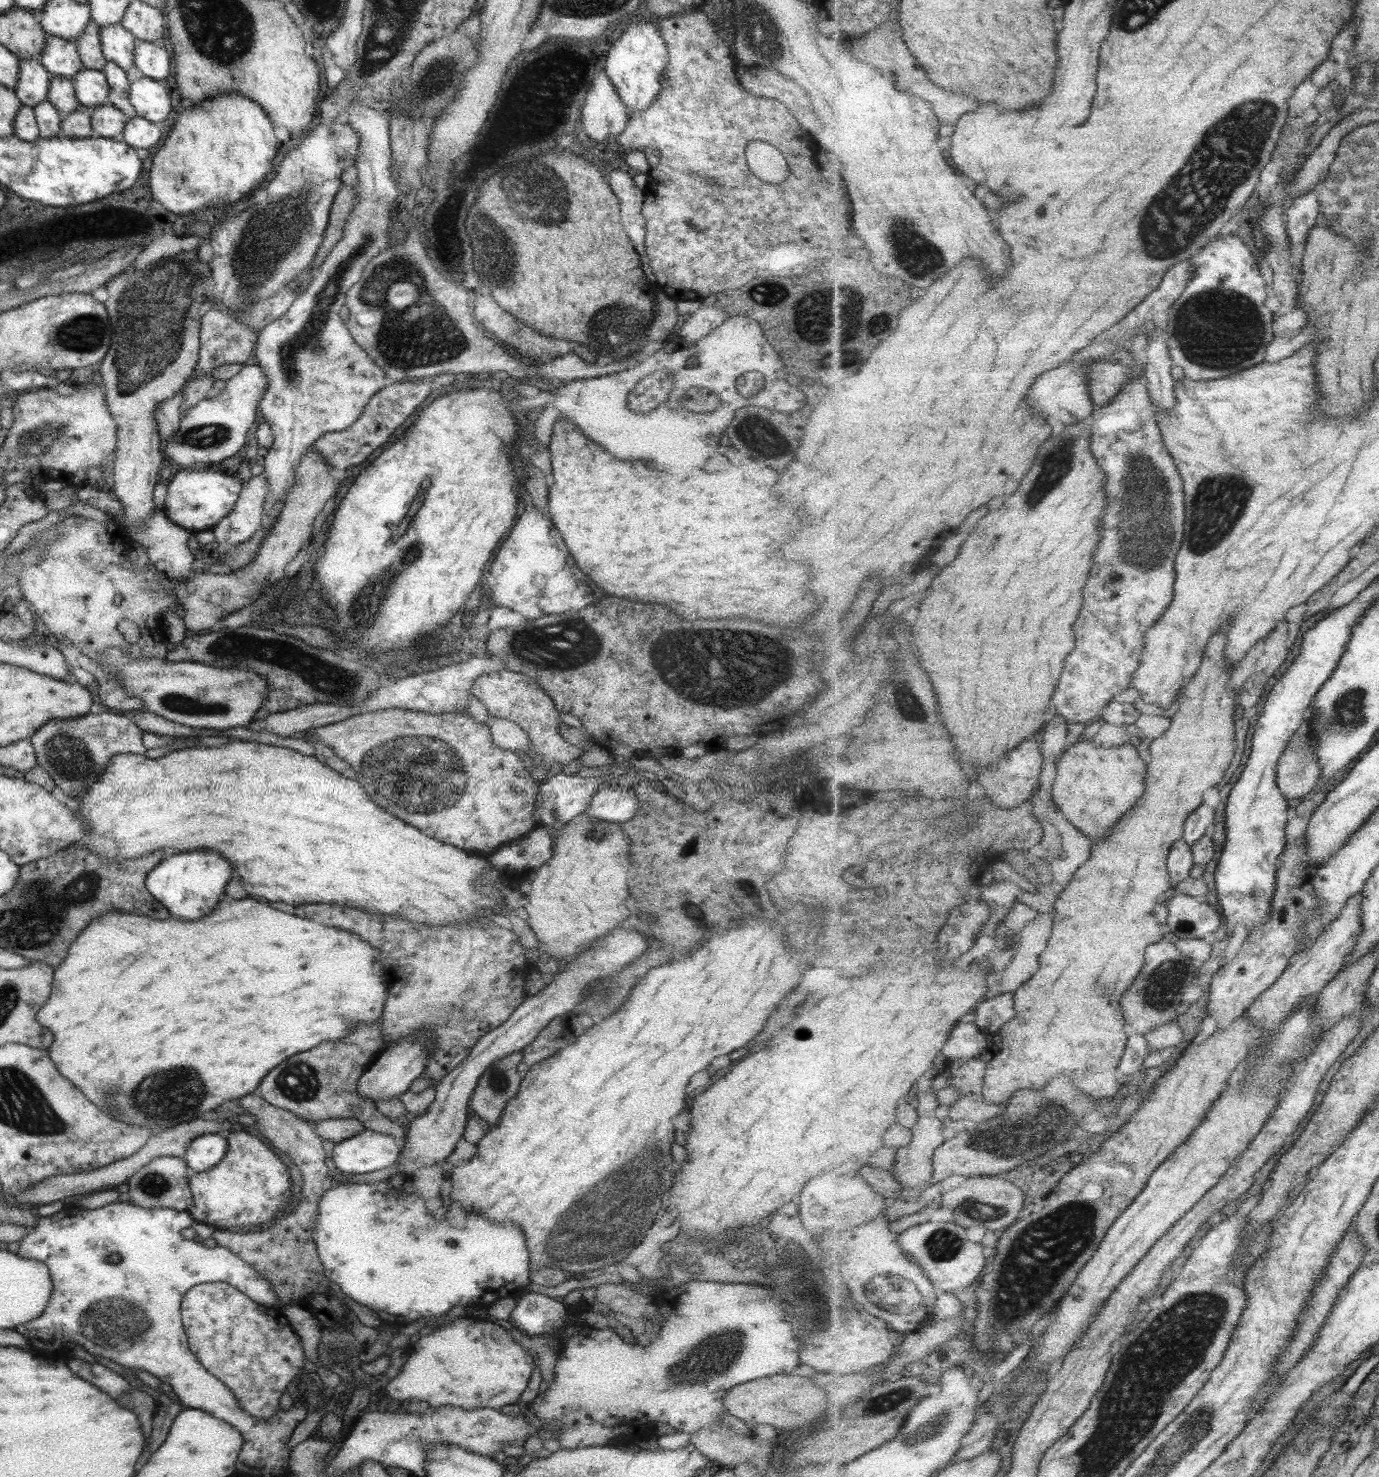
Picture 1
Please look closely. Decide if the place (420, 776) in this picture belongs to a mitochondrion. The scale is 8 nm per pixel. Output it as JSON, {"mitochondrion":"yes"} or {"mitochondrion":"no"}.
{"mitochondrion":"yes"}

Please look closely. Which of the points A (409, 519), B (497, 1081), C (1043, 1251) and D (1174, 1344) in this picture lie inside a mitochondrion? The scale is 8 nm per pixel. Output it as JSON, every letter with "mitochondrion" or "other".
{"A":"other","B":"mitochondrion","C":"mitochondrion","D":"mitochondrion"}

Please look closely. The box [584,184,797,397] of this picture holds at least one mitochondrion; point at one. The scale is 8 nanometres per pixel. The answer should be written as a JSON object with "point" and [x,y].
{"point":[614,326]}

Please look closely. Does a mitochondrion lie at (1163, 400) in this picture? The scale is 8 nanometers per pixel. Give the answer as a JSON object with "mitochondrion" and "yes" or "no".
{"mitochondrion":"no"}

